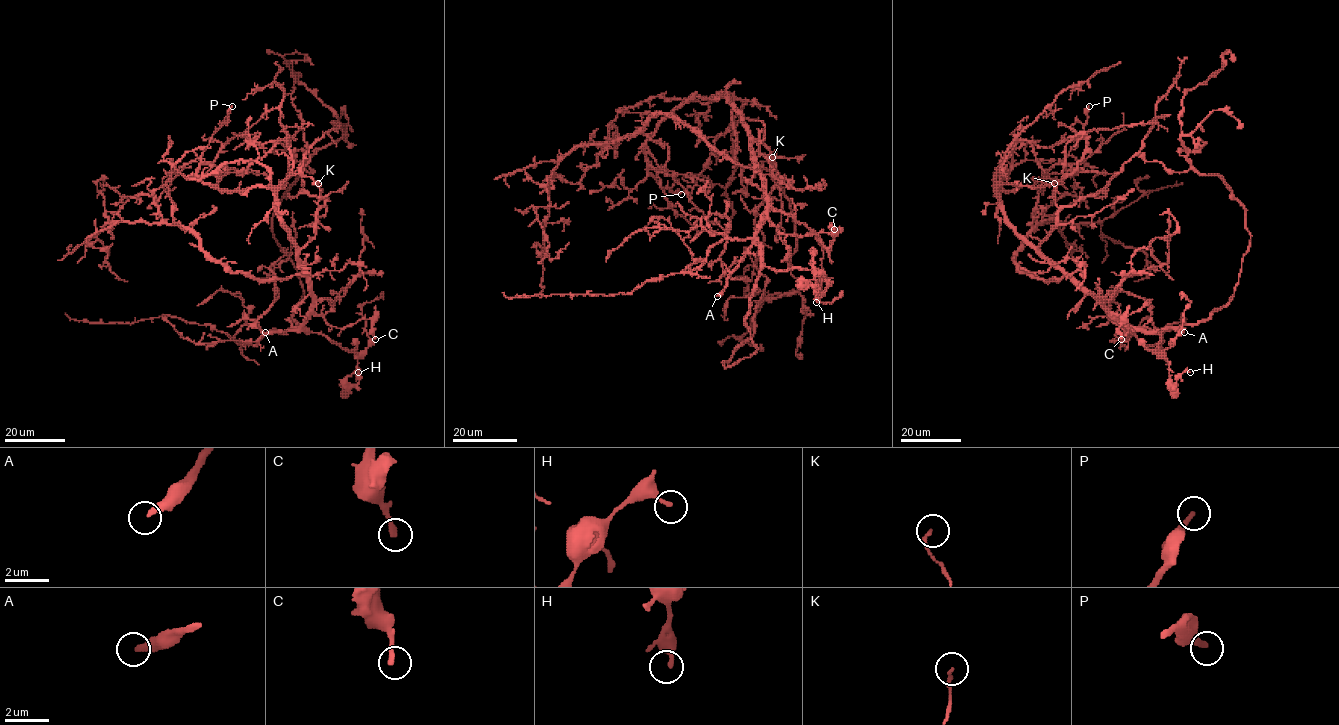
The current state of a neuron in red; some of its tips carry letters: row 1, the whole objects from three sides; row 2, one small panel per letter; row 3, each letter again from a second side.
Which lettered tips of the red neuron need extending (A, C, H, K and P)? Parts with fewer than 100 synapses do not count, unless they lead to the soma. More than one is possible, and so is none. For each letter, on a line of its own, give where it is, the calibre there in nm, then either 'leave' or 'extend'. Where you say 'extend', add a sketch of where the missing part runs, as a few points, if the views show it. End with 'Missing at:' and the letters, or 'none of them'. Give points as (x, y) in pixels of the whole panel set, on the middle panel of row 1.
A: place (717, 296); calibre 320 nm; extend; course (717, 296), (689, 305), (693, 336), (676, 355), (631, 380), (526, 388), (501, 405), (489, 399)
C: place (834, 229); calibre 200 nm; leave
H: place (816, 302); calibre 200 nm; leave
K: place (772, 157); calibre 130 nm; leave
P: place (681, 194); calibre 260 nm; leave
Missing at: A

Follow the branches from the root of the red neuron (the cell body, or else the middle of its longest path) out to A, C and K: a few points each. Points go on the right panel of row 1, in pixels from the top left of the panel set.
A: (1143, 331), (1134, 328), (1149, 328), (1156, 333), (1171, 329), (1184, 332)
C: (1143, 331), (1131, 330), (1113, 313), (1123, 316), (1127, 328), (1127, 320), (1124, 318), (1119, 328), (1121, 339)
K: (1143, 331), (1125, 326), (1040, 252), (1039, 244), (1056, 224), (1058, 206), (1053, 197), (1054, 183)

